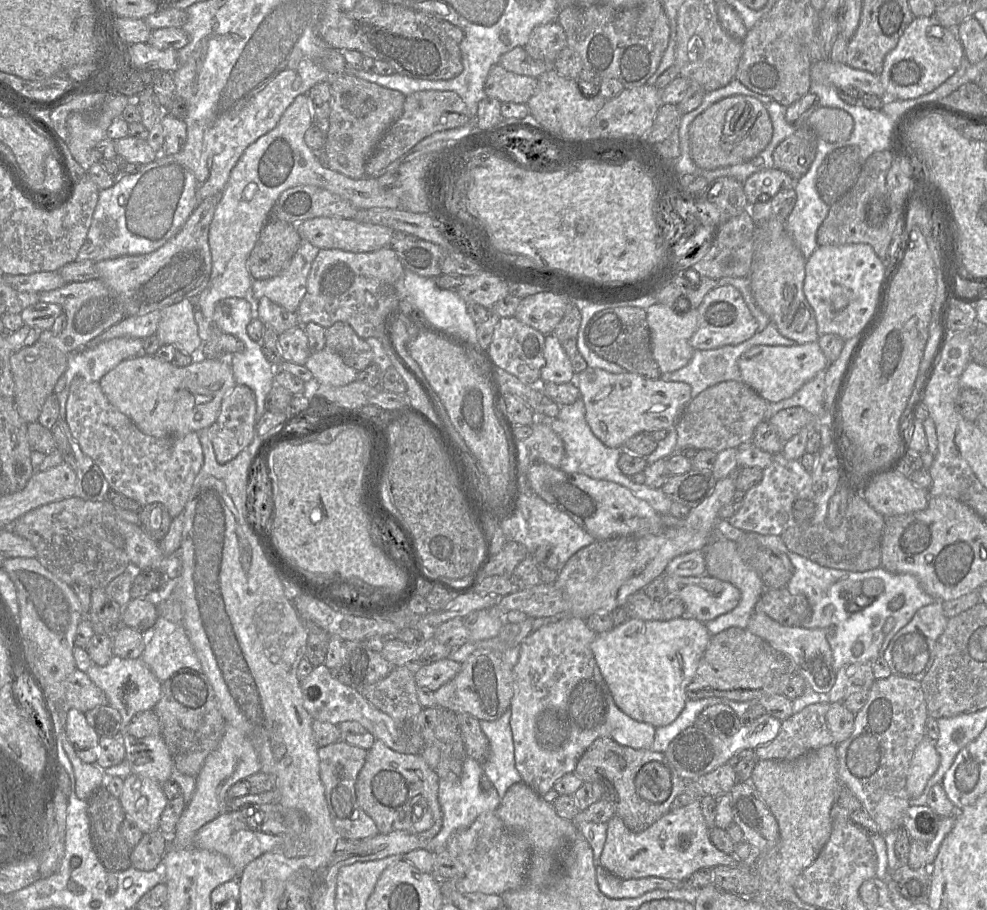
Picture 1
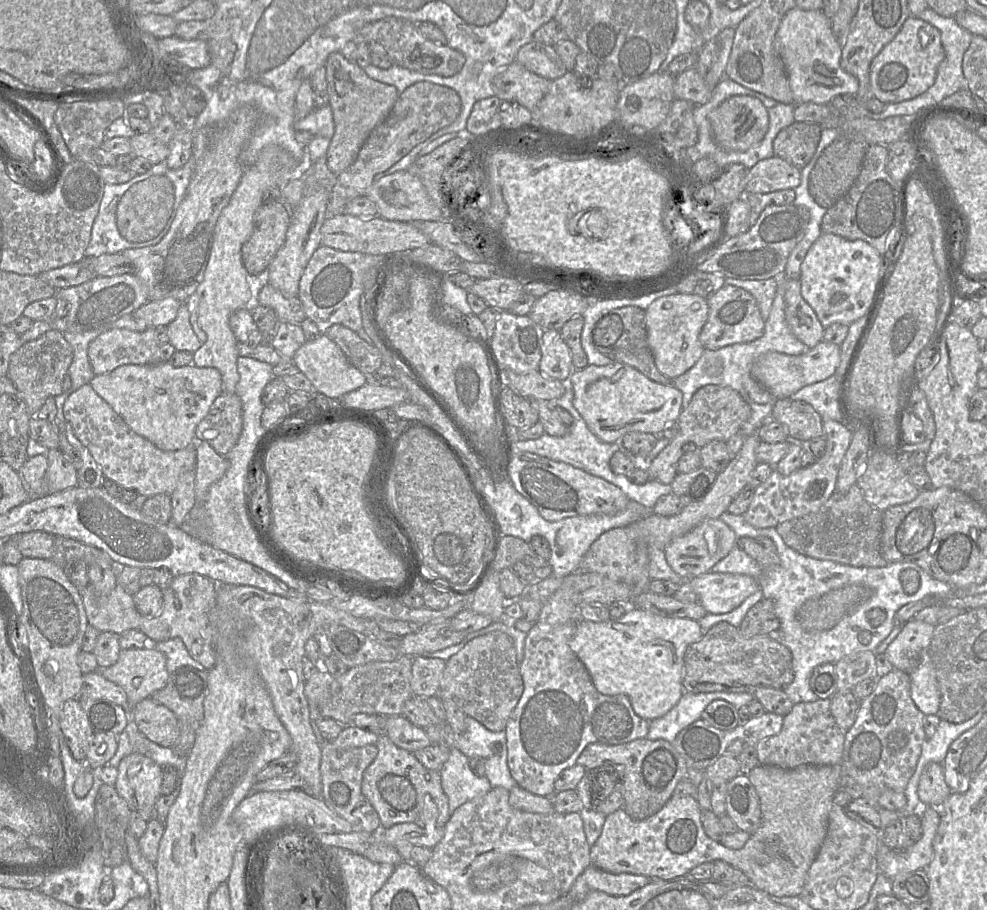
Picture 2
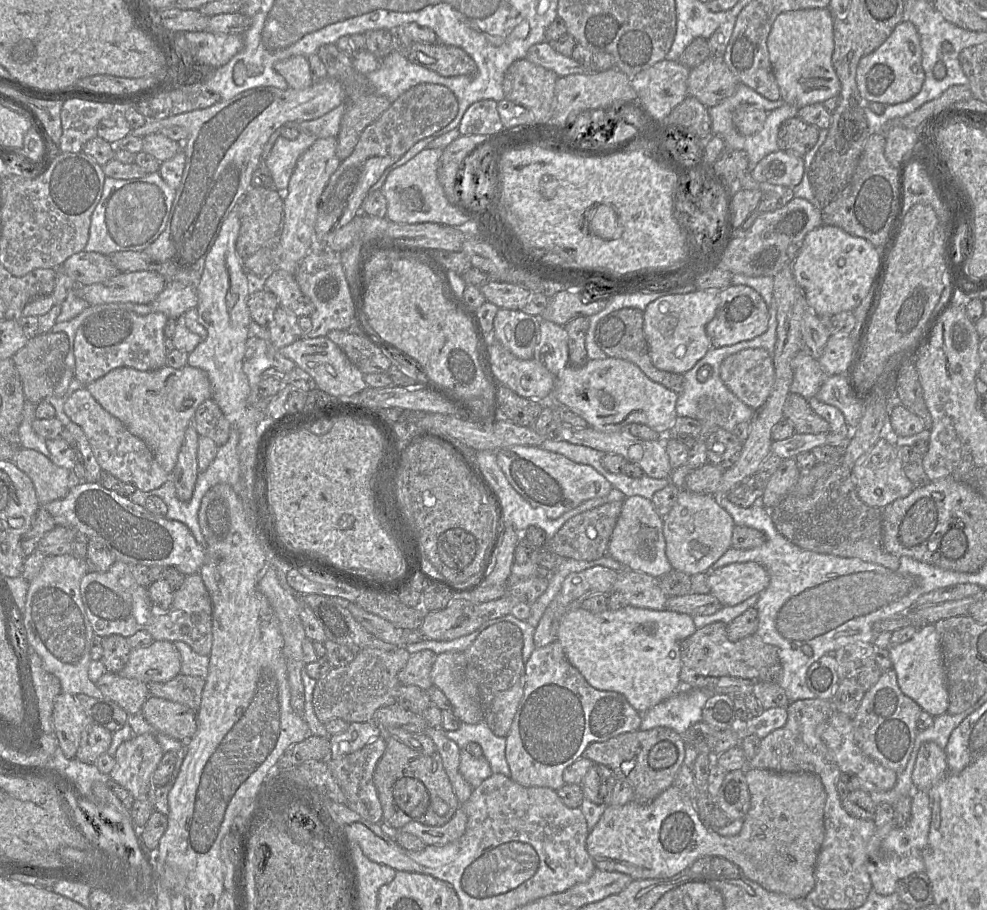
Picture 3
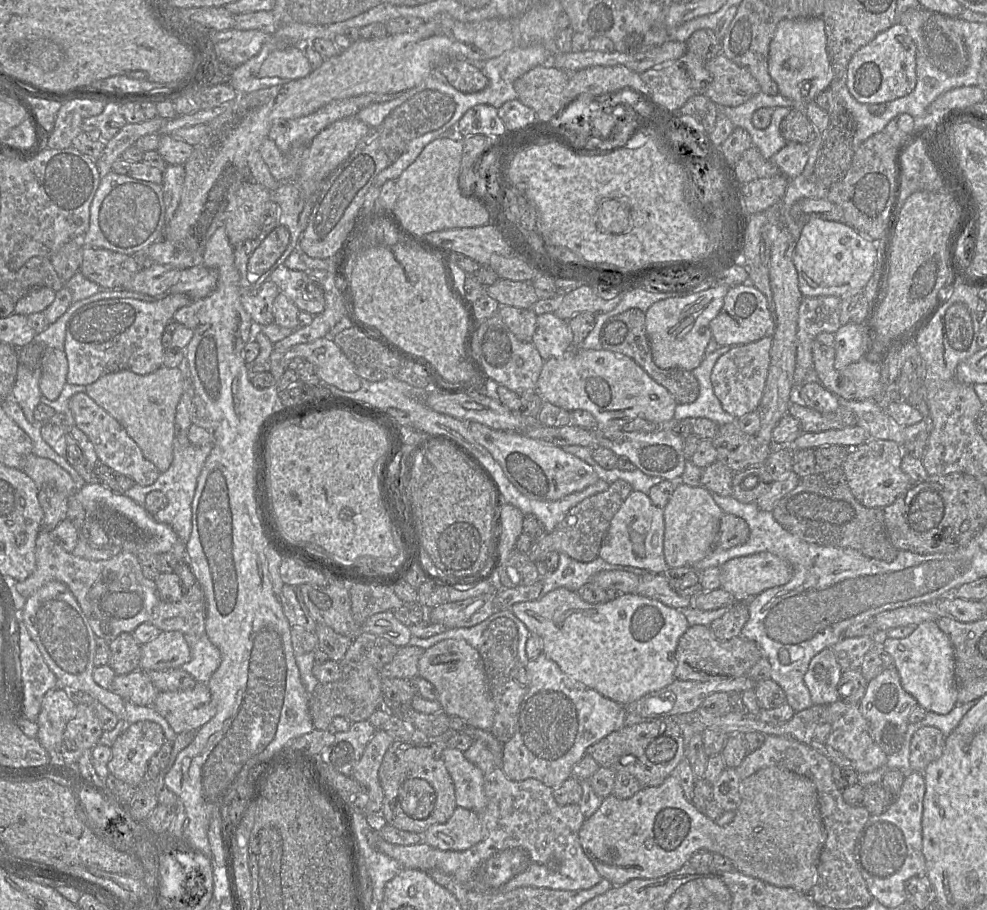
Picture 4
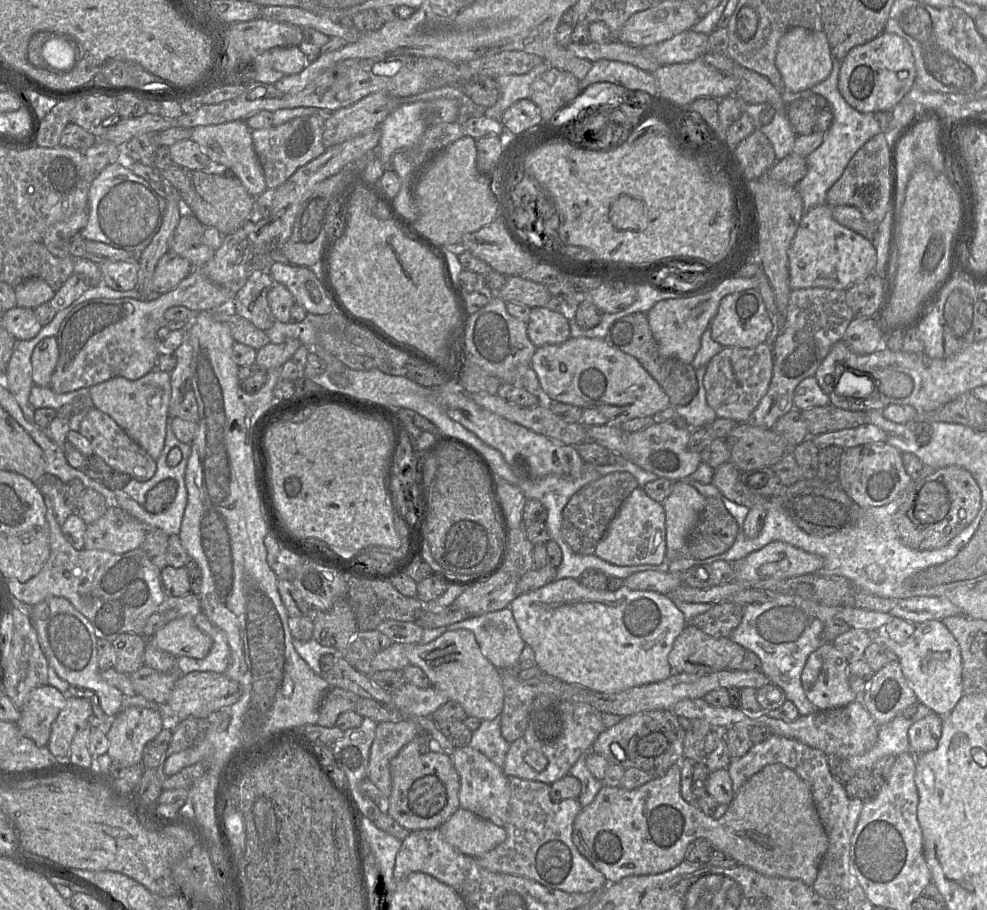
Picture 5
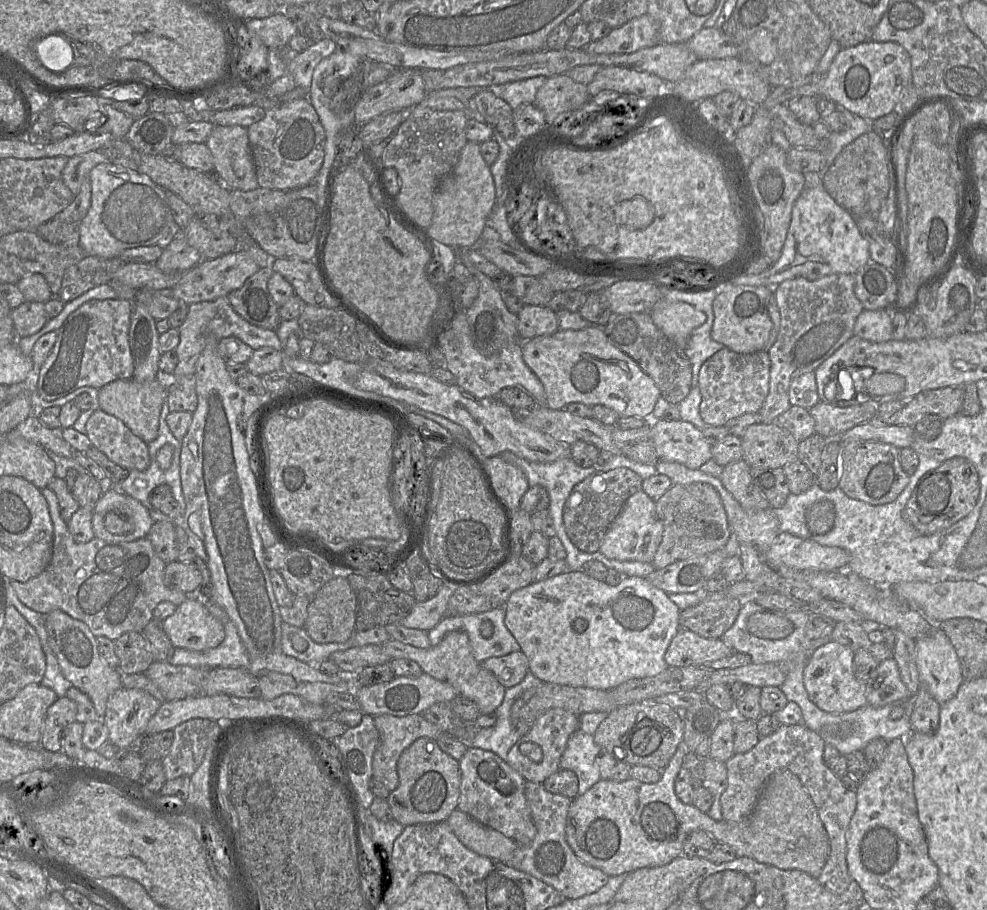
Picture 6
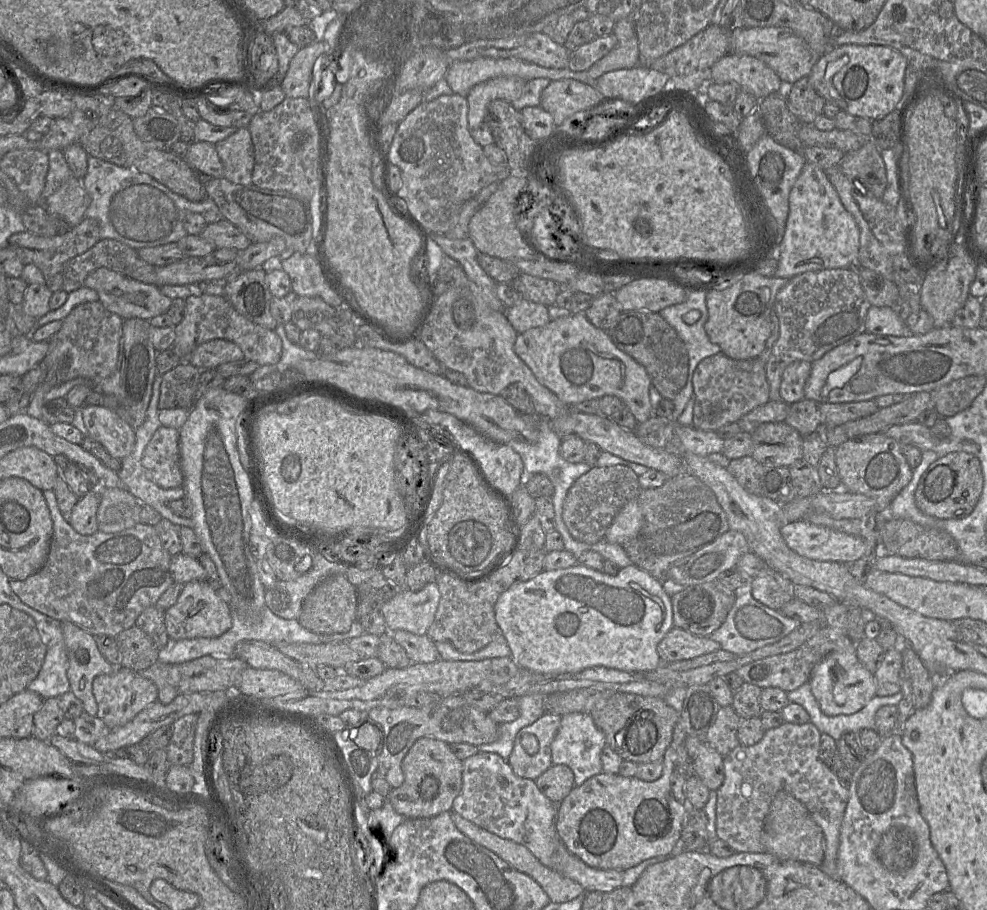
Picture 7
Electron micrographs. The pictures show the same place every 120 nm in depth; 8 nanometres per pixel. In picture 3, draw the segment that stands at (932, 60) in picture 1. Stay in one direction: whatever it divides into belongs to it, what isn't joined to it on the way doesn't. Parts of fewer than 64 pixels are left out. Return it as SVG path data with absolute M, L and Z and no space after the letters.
M903 19L895 27L880 47L861 58L856 73L861 97L869 102L885 105L908 101L920 92L924 80L920 36L915 25L907 19Z

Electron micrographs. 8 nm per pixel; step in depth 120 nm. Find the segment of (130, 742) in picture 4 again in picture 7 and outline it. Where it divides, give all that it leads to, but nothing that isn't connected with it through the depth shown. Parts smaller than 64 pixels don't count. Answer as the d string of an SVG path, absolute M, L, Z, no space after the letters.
M116 667L112 674L97 676L92 683L92 692L98 707L97 717L107 729L125 725L158 699L158 691L153 682L124 667Z

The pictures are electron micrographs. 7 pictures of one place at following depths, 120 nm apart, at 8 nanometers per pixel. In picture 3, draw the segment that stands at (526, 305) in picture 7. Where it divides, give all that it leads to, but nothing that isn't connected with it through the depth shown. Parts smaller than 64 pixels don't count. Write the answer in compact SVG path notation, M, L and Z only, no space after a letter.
M541 320L533 359L556 376L569 365L568 336L563 326Z

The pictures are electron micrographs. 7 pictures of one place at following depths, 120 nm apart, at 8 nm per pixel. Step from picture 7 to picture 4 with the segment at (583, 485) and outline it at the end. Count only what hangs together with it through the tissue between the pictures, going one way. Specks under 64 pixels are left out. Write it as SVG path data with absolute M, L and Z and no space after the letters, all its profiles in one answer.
M616 480L606 491L585 498L571 508L551 533L546 533L529 552L529 559L536 563L544 561L549 552L564 552L580 562L592 562L599 557L599 550L607 535L610 522L628 495L632 486L624 480Z

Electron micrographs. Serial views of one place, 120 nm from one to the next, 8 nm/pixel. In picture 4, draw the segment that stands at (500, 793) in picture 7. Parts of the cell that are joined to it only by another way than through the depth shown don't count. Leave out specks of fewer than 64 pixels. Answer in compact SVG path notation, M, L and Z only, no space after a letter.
M444 747L442 755L454 784L456 805L476 813L484 811L487 806L485 774L458 749Z

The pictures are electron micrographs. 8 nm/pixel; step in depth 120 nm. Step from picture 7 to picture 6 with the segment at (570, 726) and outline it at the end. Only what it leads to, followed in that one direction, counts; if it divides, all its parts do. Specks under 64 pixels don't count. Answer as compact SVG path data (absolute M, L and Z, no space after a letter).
M577 730L568 740L560 760L560 768L572 770L578 778L578 794L587 792L602 779L596 756L601 748L595 743L594 736Z

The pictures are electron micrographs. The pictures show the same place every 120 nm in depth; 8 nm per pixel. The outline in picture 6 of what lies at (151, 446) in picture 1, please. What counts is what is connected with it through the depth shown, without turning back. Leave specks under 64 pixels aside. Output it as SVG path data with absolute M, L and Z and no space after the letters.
M100 408L86 422L86 435L112 462L127 470L146 470L150 464L148 445L120 419Z

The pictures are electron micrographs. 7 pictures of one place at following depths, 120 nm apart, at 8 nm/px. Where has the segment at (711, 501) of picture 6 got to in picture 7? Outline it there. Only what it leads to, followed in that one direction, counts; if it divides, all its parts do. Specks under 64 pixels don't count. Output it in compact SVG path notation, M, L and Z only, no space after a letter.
M687 471L668 478L660 487L641 489L636 500L642 511L644 525L639 533L622 547L632 564L663 582L668 579L671 565L688 557L720 538L729 528L728 519L713 491Z

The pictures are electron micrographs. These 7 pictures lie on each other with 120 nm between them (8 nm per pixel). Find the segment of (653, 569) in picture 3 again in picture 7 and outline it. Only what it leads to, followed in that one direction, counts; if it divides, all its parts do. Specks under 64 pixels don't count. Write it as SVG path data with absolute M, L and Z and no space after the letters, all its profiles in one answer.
M632 499L614 517L606 530L604 539L611 544L622 546L633 539L643 525L644 518L638 501Z

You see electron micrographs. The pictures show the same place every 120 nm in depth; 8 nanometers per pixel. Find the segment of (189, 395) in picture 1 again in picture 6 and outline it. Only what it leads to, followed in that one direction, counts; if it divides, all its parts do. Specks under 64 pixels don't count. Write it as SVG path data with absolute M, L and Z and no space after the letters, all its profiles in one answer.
M159 377L139 383L131 379L118 379L98 389L99 408L120 419L136 436L147 444L158 436L159 418L167 400L167 378Z

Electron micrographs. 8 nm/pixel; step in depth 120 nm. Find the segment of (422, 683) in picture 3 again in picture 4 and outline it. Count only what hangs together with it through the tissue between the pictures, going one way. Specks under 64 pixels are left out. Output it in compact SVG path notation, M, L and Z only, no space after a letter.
M406 645L398 647L398 652L391 662L380 671L381 678L402 678L414 680L418 675L418 661L425 649Z

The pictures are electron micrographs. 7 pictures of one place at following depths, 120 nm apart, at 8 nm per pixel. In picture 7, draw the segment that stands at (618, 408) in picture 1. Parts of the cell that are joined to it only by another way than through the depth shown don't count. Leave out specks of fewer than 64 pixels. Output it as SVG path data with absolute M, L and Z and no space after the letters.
M584 313L551 319L542 327L518 334L514 351L536 379L567 406L609 395L621 399L638 424L653 415L649 396L652 383L646 369L619 350L608 333L595 327Z

